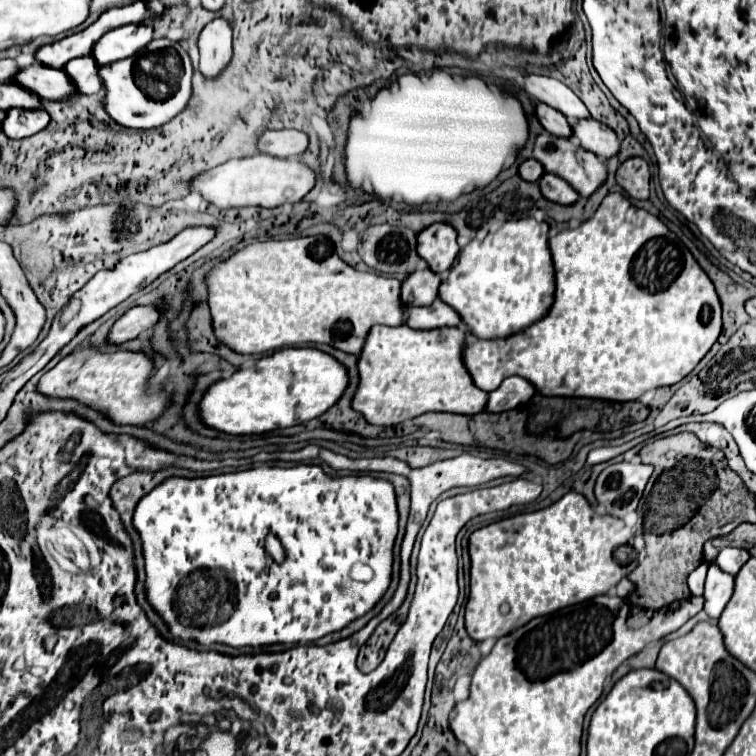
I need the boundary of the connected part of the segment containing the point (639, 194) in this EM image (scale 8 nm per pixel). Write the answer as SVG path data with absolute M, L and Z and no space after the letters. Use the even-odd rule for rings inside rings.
M629 158L617 172L617 184L635 200L649 198L650 179L650 167L643 158Z

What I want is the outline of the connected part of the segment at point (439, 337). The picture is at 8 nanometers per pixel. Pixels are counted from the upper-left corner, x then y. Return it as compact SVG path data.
M373 326L365 338L365 346L357 356L359 386L351 400L351 408L369 424L397 426L425 412L479 414L485 410L487 392L479 390L463 366L461 350L465 332L459 328L413 330L401 326Z

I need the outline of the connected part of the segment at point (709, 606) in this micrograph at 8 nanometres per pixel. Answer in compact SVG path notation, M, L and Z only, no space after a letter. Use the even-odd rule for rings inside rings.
M715 564L709 566L707 572L707 582L705 582L705 606L703 610L707 612L709 618L717 620L723 612L723 608L727 606L729 598L733 596L733 576L727 572L721 572Z

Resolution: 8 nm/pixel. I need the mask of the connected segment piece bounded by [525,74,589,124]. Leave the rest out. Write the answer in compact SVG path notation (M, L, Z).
M531 74L525 76L525 90L531 98L551 108L557 108L561 114L565 114L565 118L569 118L571 124L575 124L581 118L589 118L589 110L585 108L585 104L573 94L573 90L569 90L559 80Z

